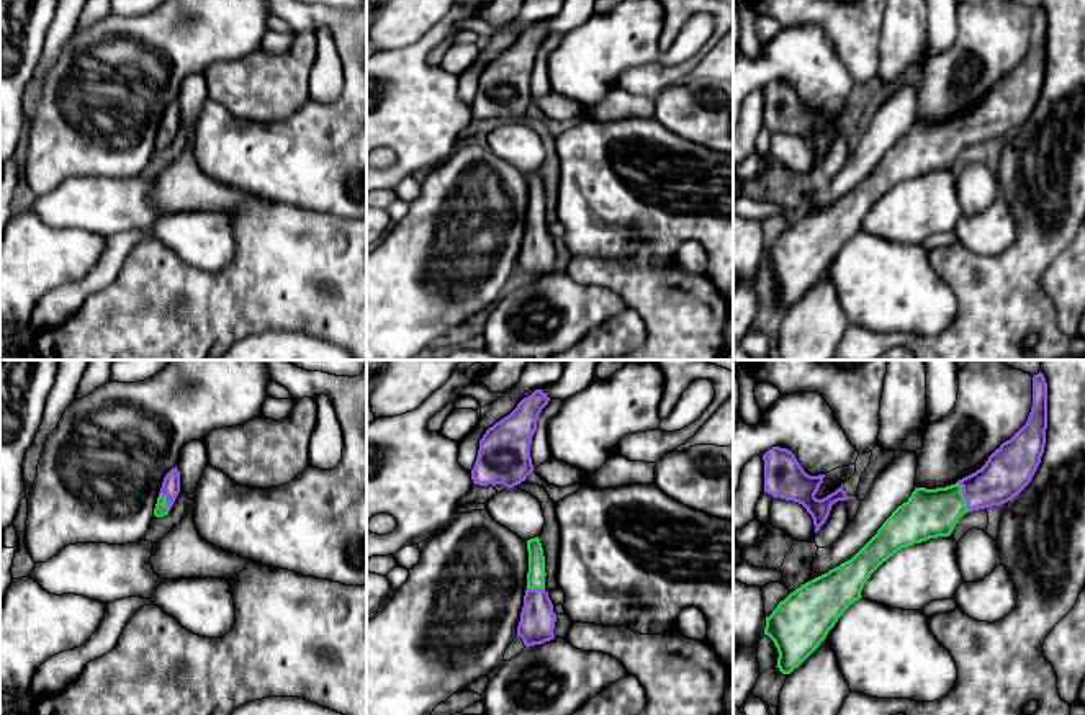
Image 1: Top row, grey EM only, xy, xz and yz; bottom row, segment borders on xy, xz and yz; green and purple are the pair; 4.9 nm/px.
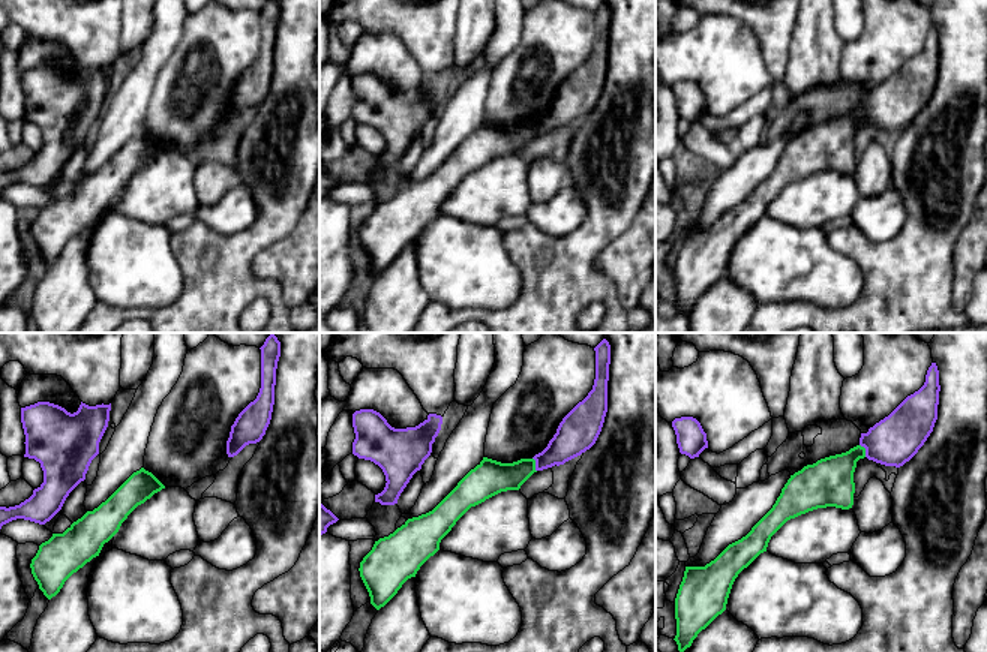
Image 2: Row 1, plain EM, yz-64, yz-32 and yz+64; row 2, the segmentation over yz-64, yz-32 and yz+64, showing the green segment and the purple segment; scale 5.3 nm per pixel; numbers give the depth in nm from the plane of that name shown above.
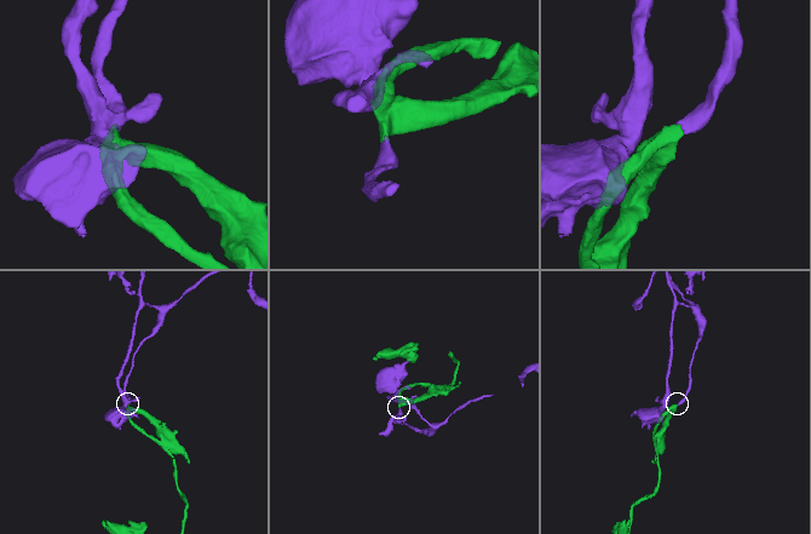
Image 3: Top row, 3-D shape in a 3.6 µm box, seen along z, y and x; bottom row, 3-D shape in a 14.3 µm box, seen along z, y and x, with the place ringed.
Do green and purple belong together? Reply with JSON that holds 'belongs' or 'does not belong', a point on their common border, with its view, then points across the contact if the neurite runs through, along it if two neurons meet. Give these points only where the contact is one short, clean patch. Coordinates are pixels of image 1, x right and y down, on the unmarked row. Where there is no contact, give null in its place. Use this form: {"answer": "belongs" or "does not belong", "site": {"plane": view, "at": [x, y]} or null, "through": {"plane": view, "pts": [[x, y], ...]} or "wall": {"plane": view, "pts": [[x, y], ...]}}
{"answer": "belongs", "site": {"plane": "yz", "at": [963, 130]}, "through": {"plane": "yz", "pts": [[928, 148], [963, 130], [994, 118], [1007, 105]]}}

